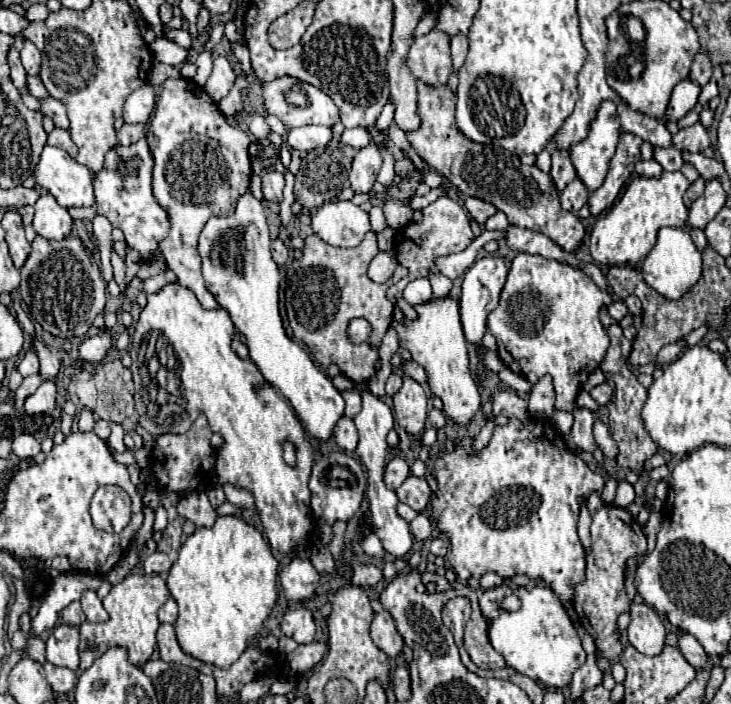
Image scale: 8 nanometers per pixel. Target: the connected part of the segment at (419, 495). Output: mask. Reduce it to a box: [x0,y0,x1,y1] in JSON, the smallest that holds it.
[397,475,431,511]

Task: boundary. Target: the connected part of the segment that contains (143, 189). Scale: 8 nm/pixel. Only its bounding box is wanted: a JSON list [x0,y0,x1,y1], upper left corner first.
[93,139,169,261]

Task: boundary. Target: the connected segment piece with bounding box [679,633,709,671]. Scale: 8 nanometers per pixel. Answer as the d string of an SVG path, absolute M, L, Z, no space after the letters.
M681 633L681 637L679 637L679 649L681 649L683 657L689 661L691 667L695 667L697 671L705 667L705 663L707 663L709 657L705 655L701 643L699 643L693 635L689 635L689 633Z

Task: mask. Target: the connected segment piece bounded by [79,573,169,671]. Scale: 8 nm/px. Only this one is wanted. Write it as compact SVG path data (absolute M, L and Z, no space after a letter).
M131 573L127 575L119 585L115 585L109 595L103 599L103 607L111 615L109 621L105 623L89 623L85 621L79 631L81 631L81 665L79 669L85 671L93 665L95 659L99 659L109 647L125 647L129 651L129 661L133 665L143 665L151 659L157 639L155 633L159 629L157 621L157 609L169 599L169 589L165 585L165 579L161 575L137 575Z

